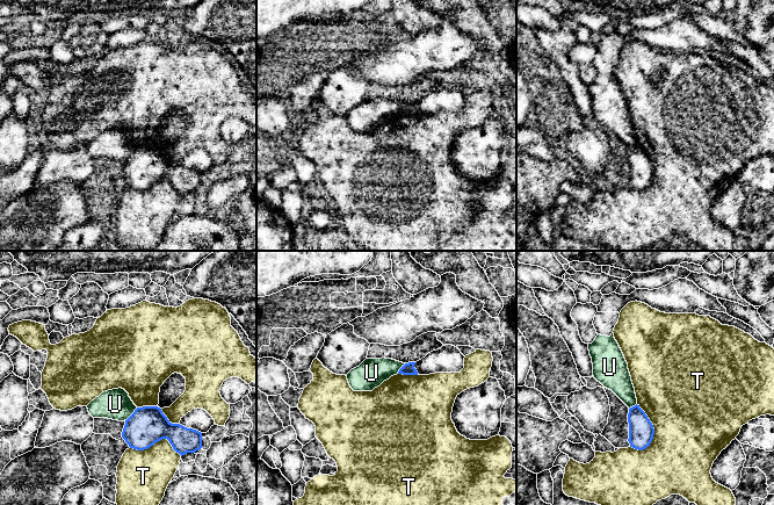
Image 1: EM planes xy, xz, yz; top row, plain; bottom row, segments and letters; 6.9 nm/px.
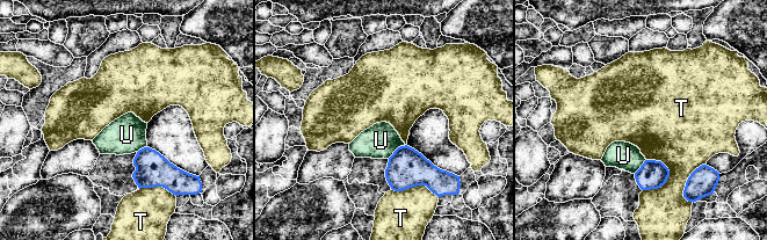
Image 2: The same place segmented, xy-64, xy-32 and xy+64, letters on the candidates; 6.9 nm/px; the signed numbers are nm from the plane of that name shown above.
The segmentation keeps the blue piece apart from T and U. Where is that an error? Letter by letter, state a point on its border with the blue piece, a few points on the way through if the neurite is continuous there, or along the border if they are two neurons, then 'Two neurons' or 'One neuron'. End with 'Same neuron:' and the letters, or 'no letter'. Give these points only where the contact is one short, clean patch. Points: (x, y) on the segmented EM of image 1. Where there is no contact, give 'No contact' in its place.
T: Touches blue at yz (653, 428). Two neurons
U: Touches blue at xy (131, 415). Path across: xy (147, 425), (143, 425), (131, 415), (115, 404). One neuron
Same neuron: U

